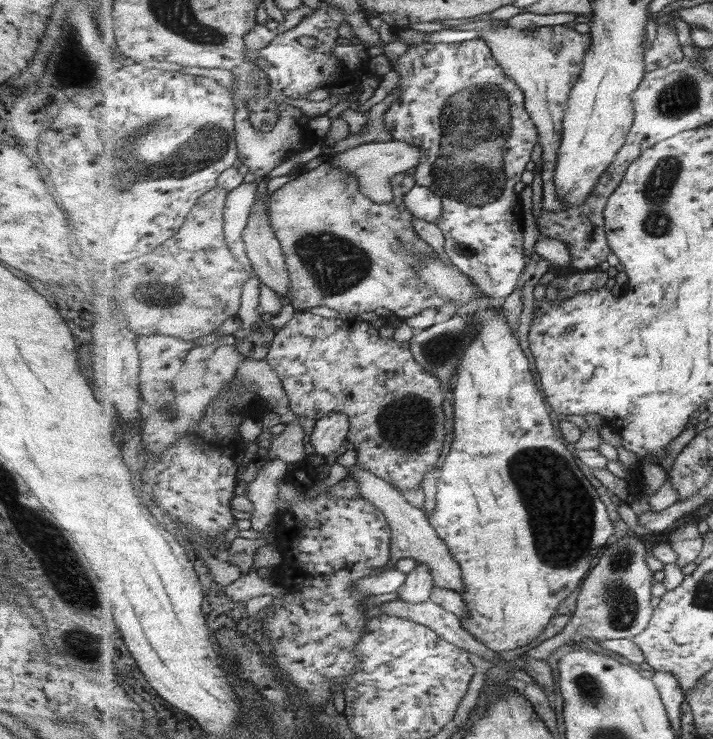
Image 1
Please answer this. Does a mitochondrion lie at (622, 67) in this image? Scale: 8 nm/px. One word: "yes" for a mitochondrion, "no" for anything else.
no

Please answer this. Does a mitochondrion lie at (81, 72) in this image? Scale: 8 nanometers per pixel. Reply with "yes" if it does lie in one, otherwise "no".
no

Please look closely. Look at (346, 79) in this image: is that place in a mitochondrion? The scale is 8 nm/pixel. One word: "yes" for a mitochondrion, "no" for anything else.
no

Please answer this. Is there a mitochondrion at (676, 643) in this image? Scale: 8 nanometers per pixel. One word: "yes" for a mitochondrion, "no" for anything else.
no

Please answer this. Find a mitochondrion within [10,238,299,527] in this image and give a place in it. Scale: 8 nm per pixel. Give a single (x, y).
(156, 297)

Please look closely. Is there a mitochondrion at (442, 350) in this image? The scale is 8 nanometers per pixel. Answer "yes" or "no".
yes

